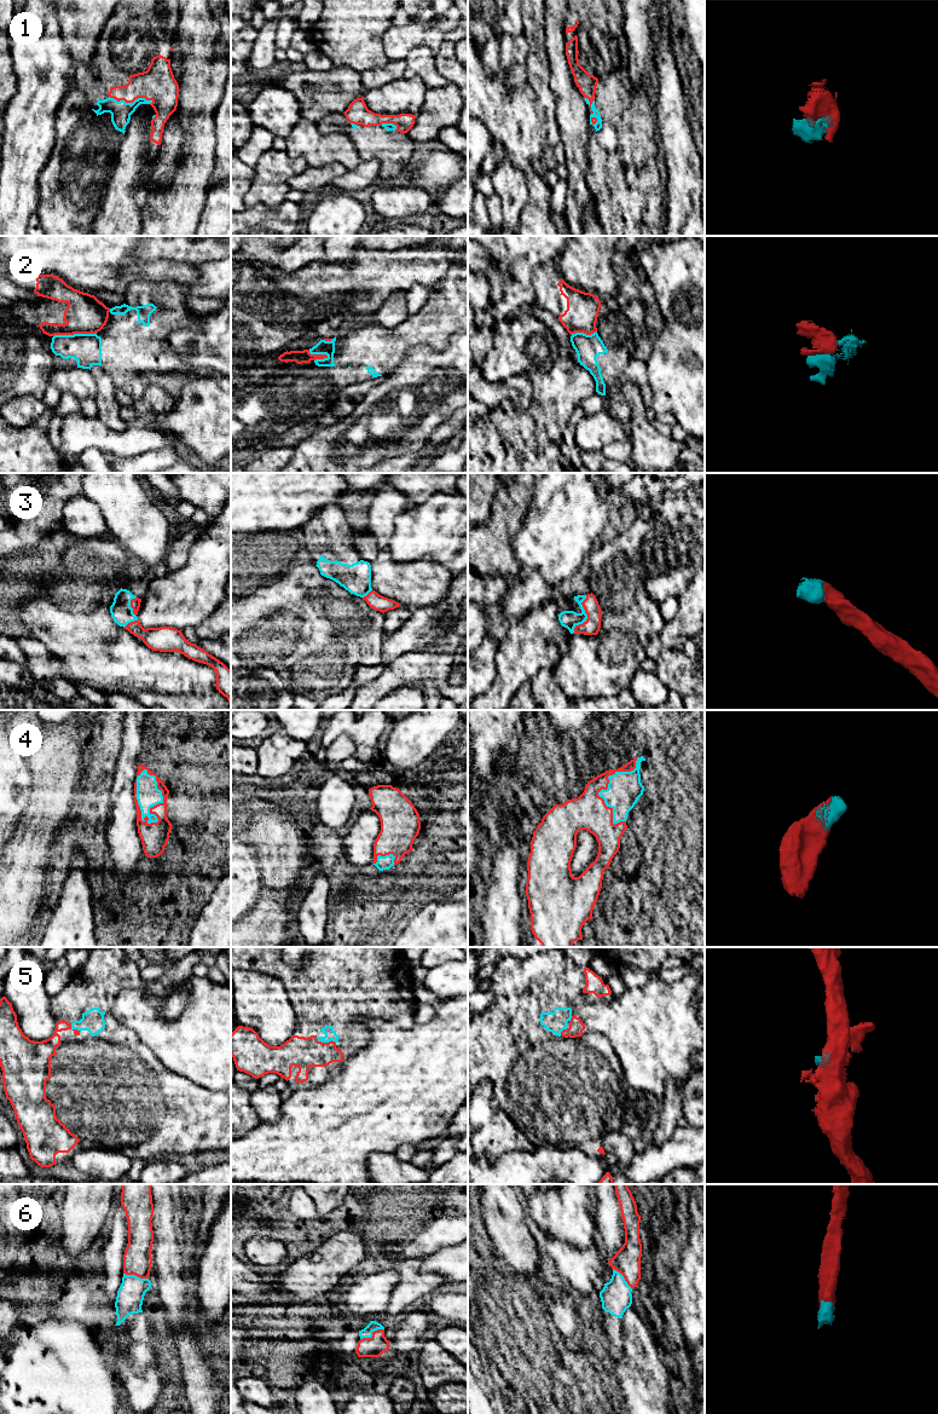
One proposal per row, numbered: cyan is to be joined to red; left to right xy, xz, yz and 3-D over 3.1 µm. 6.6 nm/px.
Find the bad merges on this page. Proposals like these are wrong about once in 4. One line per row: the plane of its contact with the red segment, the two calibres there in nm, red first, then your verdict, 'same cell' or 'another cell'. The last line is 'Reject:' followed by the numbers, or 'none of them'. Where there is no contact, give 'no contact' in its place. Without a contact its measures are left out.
1: xy | 240/140 nm | same cell
2: xy | 260/200 nm | another cell
3: yz | 110/120 nm | same cell
4: xy | 180/160 nm | same cell
5: xz | 200/80 nm | same cell
6: xz | 140/70 nm | same cell
Reject: 2

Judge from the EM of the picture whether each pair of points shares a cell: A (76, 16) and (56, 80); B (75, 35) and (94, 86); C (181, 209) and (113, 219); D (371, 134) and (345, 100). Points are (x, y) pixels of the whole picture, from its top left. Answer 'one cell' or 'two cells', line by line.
A: two cells
B: two cells
C: two cells
D: two cells

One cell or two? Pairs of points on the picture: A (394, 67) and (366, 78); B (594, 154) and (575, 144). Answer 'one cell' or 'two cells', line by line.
A: one cell
B: two cells

